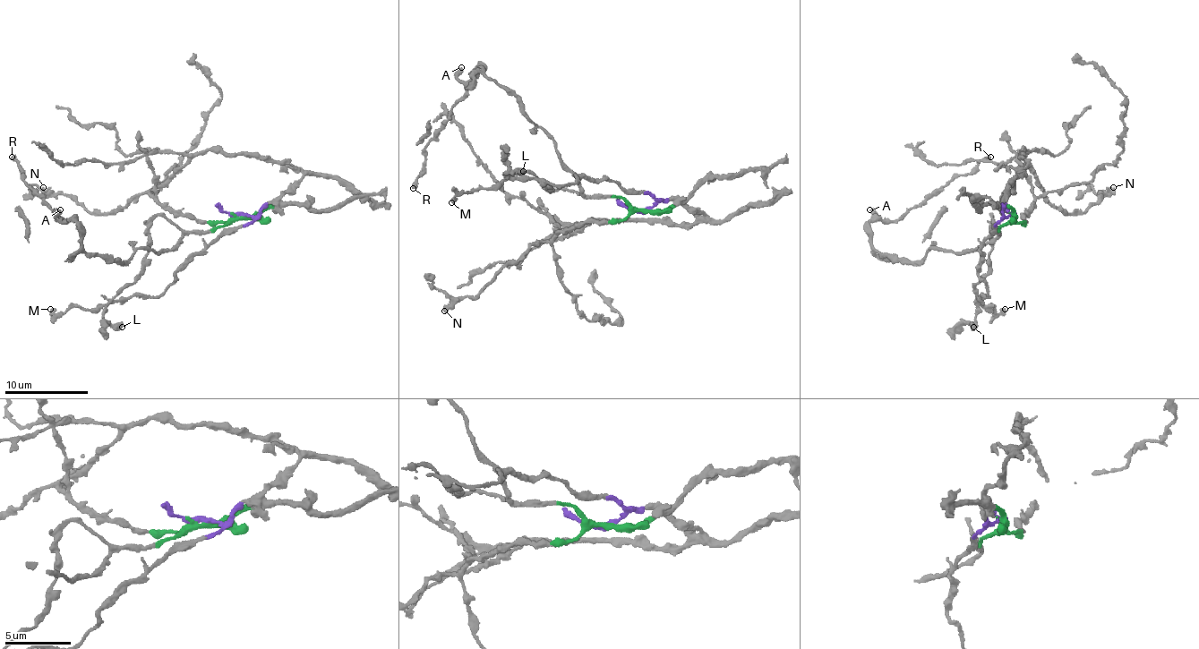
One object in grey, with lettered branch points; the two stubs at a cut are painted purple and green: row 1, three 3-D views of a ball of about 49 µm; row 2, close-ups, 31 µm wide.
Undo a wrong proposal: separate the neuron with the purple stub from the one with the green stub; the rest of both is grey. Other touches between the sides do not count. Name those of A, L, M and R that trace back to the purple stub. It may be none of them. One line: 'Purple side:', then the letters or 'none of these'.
Purple side: M

